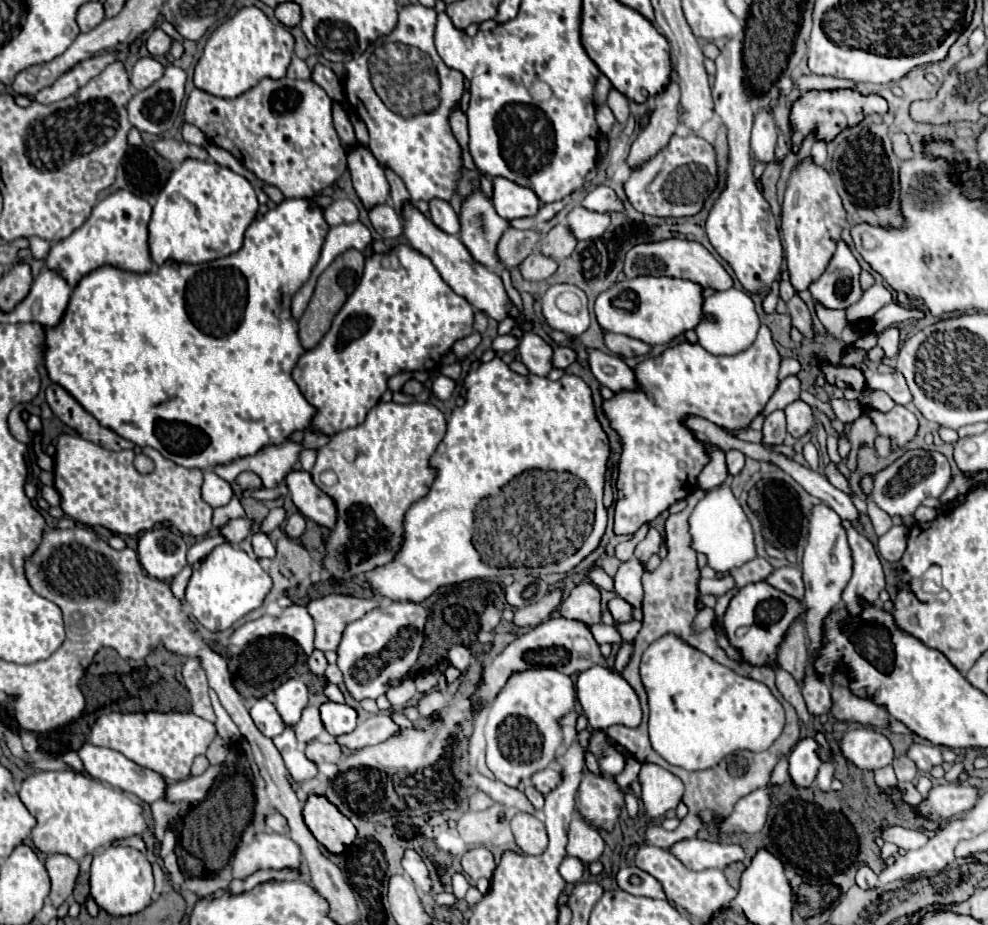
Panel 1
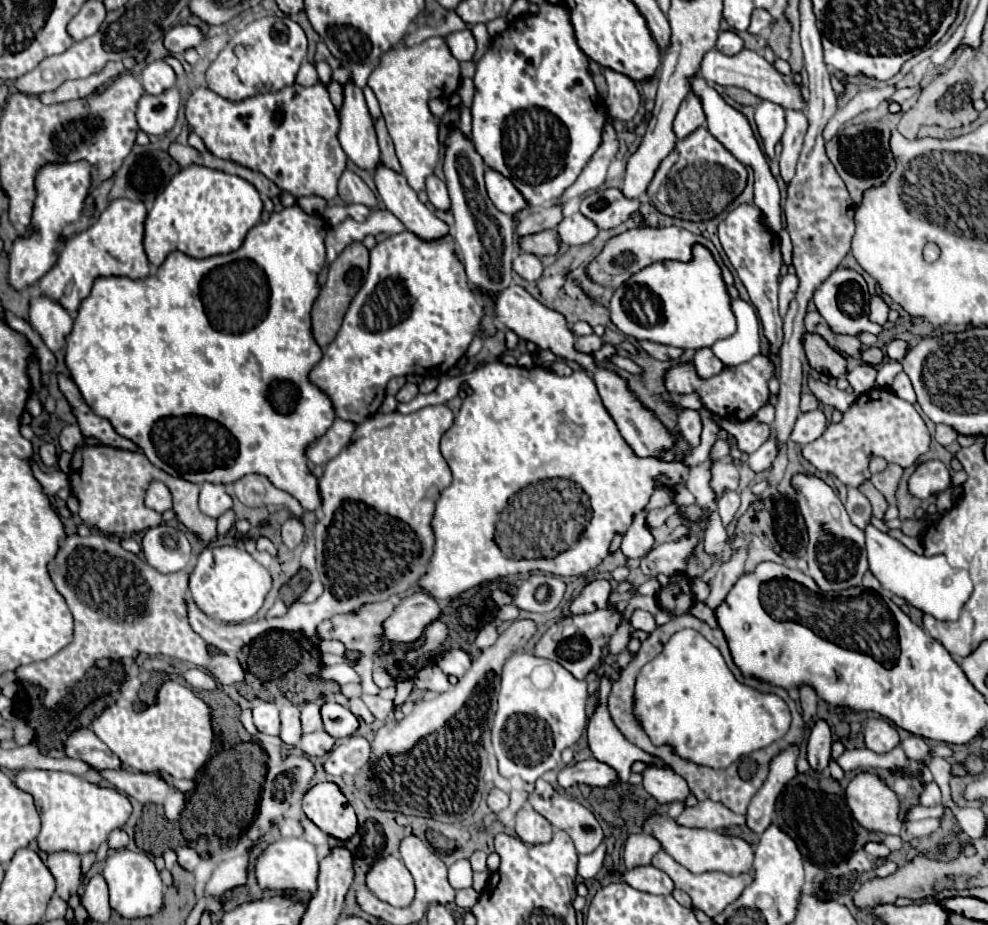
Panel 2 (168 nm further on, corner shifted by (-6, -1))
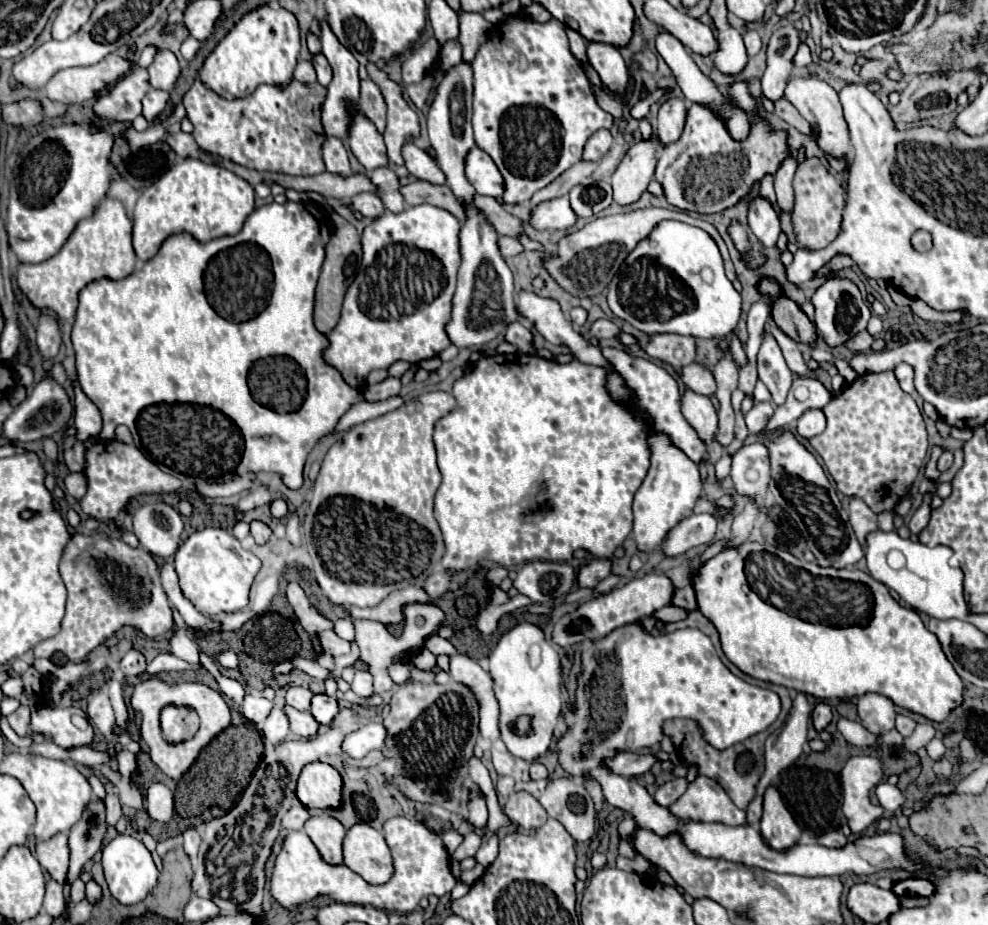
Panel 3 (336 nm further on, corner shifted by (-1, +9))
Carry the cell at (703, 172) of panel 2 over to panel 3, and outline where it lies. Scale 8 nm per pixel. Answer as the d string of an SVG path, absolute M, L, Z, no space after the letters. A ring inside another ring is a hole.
M733 81L727 87L727 97L749 115L751 131L747 139L737 141L731 139L727 125L715 111L693 103L687 109L685 131L683 135L663 147L657 159L657 181L665 189L665 197L671 205L681 211L695 211L695 213L719 213L739 203L747 193L751 193L753 185L761 183L765 175L775 175L779 163L787 159L787 131L771 129L769 123L757 115L757 99L749 93L745 81Z

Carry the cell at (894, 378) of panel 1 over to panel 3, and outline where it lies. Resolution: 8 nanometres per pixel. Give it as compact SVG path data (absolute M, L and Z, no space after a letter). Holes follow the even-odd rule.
M899 363L899 365L895 367L895 375L897 375L899 383L901 383L901 389L907 391L907 393L911 393L913 397L917 397L915 387L913 387L913 367L907 365L907 363Z

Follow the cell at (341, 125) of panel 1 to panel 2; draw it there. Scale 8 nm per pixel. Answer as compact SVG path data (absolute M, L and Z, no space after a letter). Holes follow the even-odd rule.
M332 81L328 87L328 93L330 93L330 99L332 99L332 105L340 111L342 109L342 103L344 103L344 87L338 83L338 81Z

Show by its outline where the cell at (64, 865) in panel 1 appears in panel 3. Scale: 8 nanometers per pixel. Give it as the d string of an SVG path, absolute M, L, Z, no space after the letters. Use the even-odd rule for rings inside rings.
M67 833L53 835L47 841L37 841L35 857L41 863L43 869L49 871L49 875L63 883L67 877L69 867L69 847L67 847Z

